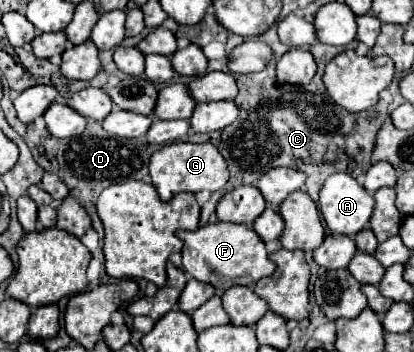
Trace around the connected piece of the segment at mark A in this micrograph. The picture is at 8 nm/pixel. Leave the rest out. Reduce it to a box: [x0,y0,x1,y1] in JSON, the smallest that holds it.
[319,173,373,237]

